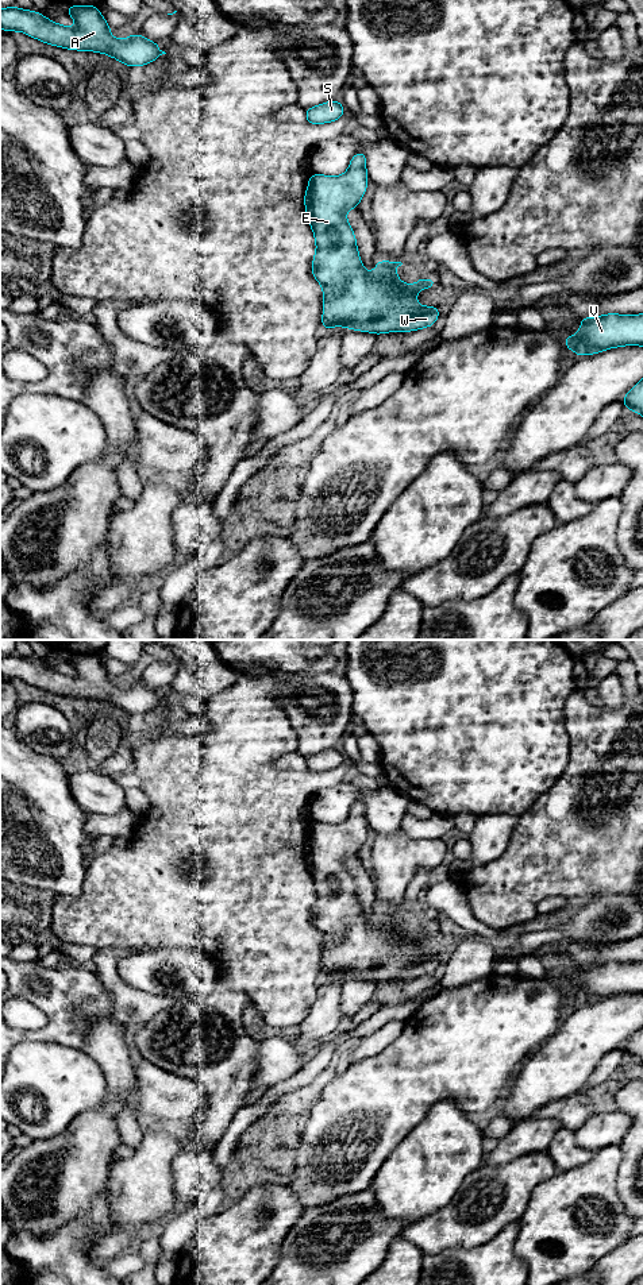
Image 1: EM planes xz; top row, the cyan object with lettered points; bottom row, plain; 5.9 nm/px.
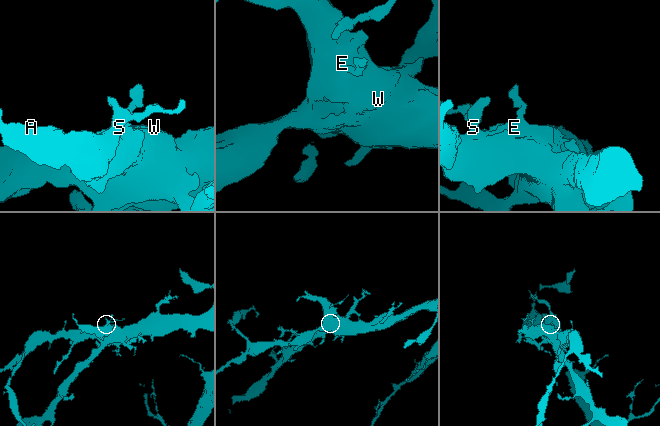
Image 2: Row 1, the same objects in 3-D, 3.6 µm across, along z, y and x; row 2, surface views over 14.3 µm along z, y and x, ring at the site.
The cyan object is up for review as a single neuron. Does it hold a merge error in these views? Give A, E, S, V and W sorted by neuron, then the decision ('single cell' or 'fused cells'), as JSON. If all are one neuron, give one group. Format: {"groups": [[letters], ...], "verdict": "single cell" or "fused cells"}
{"groups": [["A", "E", "S", "V", "W"]], "verdict": "single cell"}

